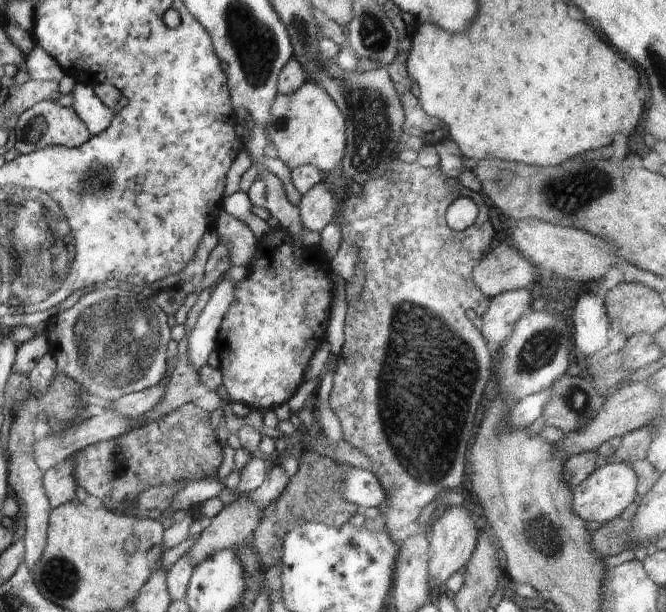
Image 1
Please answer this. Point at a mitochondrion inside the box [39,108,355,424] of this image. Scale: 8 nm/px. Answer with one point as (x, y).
(113, 341)

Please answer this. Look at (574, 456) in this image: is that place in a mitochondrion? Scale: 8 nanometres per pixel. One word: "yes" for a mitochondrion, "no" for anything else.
no

